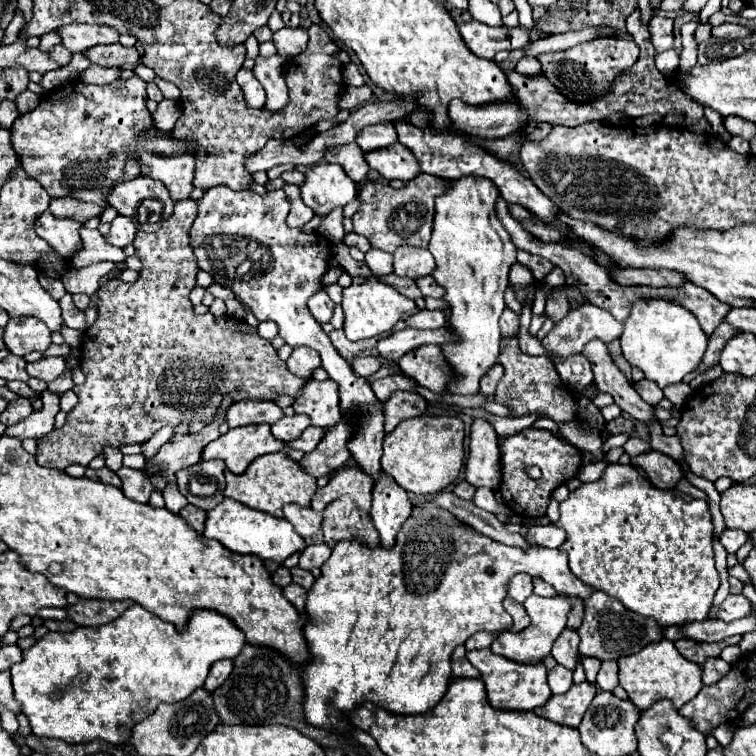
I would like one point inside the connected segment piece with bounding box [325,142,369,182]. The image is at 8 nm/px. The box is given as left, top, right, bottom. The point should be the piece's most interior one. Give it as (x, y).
(351, 158)

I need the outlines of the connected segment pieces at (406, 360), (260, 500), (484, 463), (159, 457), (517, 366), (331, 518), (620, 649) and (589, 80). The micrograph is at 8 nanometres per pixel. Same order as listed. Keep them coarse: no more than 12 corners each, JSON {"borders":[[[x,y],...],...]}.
{"borders":[[[419,346],[397,364],[417,384],[445,392],[451,372],[439,346]],[[285,452],[263,454],[243,474],[225,470],[225,496],[281,516],[309,506],[317,482]],[[485,418],[471,424],[465,480],[501,482],[497,432]],[[227,408],[199,434],[175,434],[147,458],[153,490],[175,484],[175,474],[201,460],[203,446],[219,438]],[[501,338],[495,396],[513,416],[575,418],[573,392],[545,356]],[[347,498],[323,510],[323,538],[329,548],[339,540],[379,546],[371,518]],[[593,592],[579,652],[617,660],[663,638],[655,620]],[[595,38],[537,56],[565,98],[607,96],[639,46]]]}

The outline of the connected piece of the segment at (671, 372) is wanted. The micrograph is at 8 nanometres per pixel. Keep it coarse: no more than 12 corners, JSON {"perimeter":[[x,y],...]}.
{"perimeter":[[639,300],[621,350],[665,388],[707,350],[687,308]]}

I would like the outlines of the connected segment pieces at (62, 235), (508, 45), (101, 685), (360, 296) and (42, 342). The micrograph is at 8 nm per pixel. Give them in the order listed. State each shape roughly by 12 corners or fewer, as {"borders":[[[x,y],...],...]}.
{"borders":[[[45,210],[35,222],[43,238],[63,258],[81,244],[77,220]],[[463,24],[465,44],[481,58],[517,50],[527,28]],[[133,604],[11,666],[35,736],[125,744],[245,634]],[[377,278],[343,288],[345,336],[373,338],[417,310]],[[19,316],[5,326],[15,356],[45,352],[51,330],[39,318]]]}

